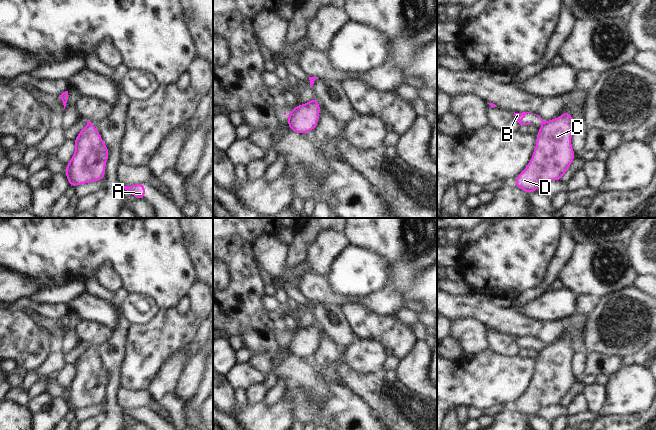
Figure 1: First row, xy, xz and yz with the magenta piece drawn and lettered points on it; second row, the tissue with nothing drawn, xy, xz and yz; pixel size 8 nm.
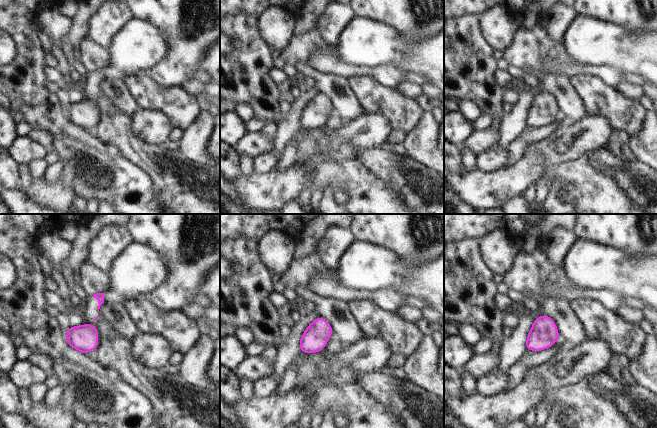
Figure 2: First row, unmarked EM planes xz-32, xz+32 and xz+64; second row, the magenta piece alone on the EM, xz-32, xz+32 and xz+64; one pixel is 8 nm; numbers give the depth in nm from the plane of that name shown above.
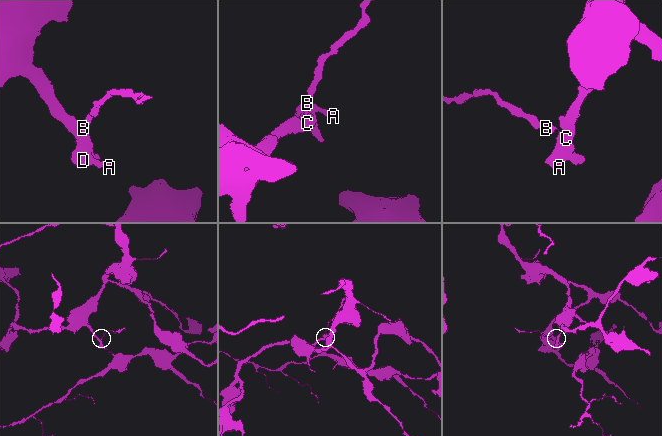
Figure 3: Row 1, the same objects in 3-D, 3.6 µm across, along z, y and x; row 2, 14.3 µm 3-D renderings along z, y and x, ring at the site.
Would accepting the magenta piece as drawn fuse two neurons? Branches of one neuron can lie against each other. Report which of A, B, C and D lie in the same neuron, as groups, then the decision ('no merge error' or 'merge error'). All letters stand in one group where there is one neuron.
A C D / B | merge error

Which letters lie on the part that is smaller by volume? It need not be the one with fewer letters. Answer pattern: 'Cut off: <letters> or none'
Cut off: B

